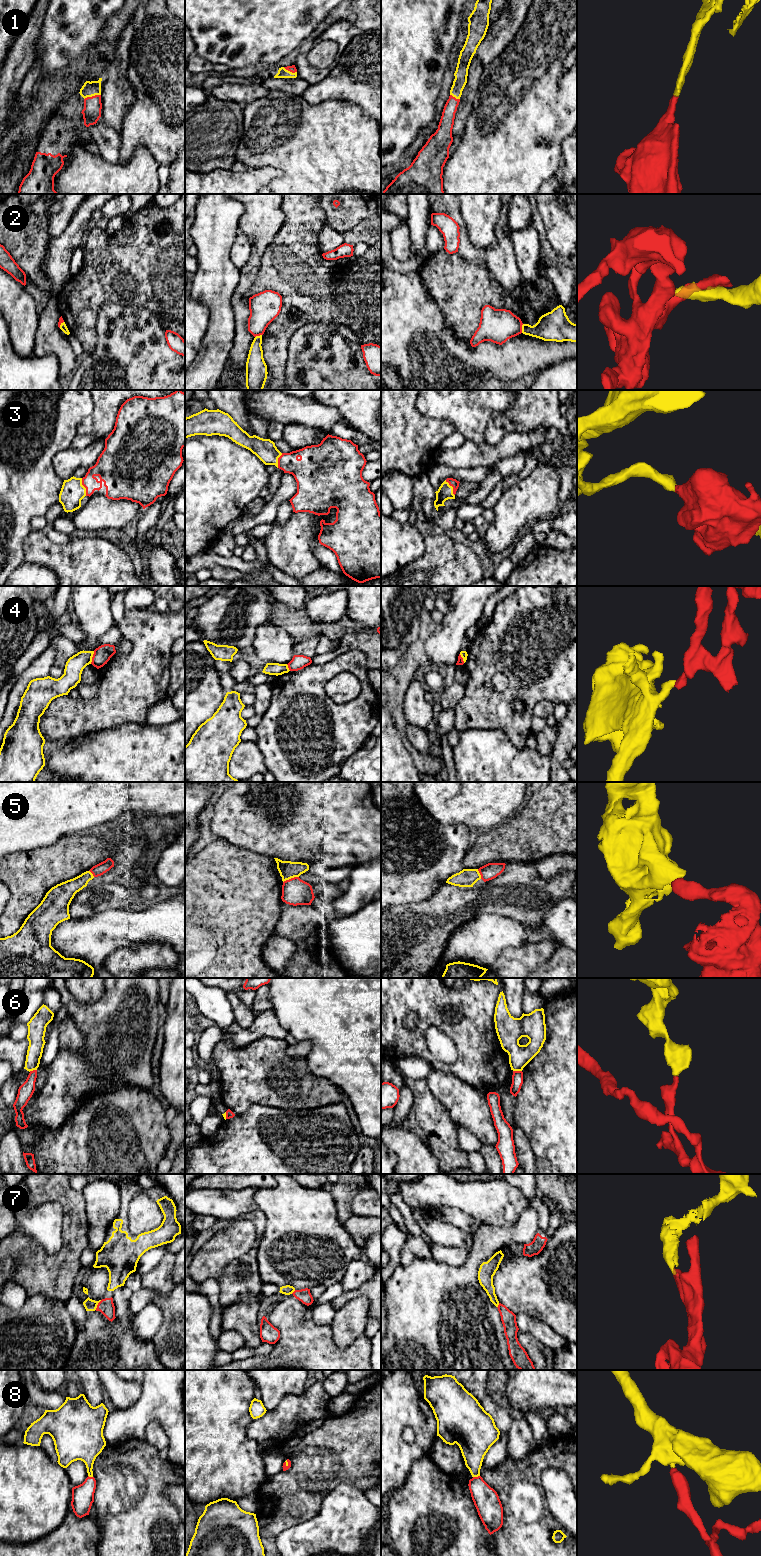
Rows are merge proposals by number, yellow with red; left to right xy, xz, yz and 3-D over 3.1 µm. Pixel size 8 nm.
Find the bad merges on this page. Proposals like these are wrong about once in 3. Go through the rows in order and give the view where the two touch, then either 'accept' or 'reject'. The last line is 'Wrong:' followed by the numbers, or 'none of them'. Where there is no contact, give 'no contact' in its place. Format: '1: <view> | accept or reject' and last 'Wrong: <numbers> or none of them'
1: xy | accept
2: yz | reject
3: xy | accept
4: xy | reject
5: xz | reject
6: yz | reject
7: xy | accept
8: yz | accept
Wrong: 2, 4, 5, 6

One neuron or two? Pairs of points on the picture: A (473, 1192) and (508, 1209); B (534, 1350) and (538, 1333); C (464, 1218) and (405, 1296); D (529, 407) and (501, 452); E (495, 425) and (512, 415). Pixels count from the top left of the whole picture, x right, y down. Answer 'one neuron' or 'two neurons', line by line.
A: one neuron
B: two neurons
C: two neurons
D: two neurons
E: one neuron

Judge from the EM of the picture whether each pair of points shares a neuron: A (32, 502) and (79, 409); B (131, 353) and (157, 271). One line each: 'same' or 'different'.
A: same
B: different

